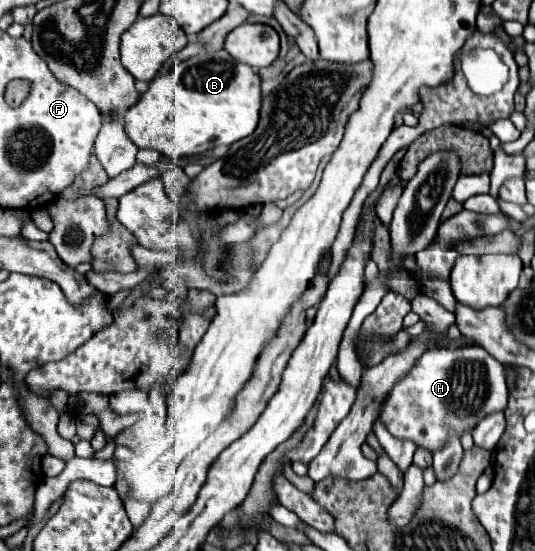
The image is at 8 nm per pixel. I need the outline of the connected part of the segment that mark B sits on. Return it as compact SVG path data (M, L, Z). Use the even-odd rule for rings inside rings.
M225 49L219 51L201 51L195 57L189 57L175 65L171 71L155 77L149 83L147 93L141 95L139 103L125 111L125 131L129 139L139 149L155 149L169 159L177 161L187 155L199 155L215 145L231 145L247 135L251 135L259 121L261 109L261 87L259 75L245 63L233 59Z

